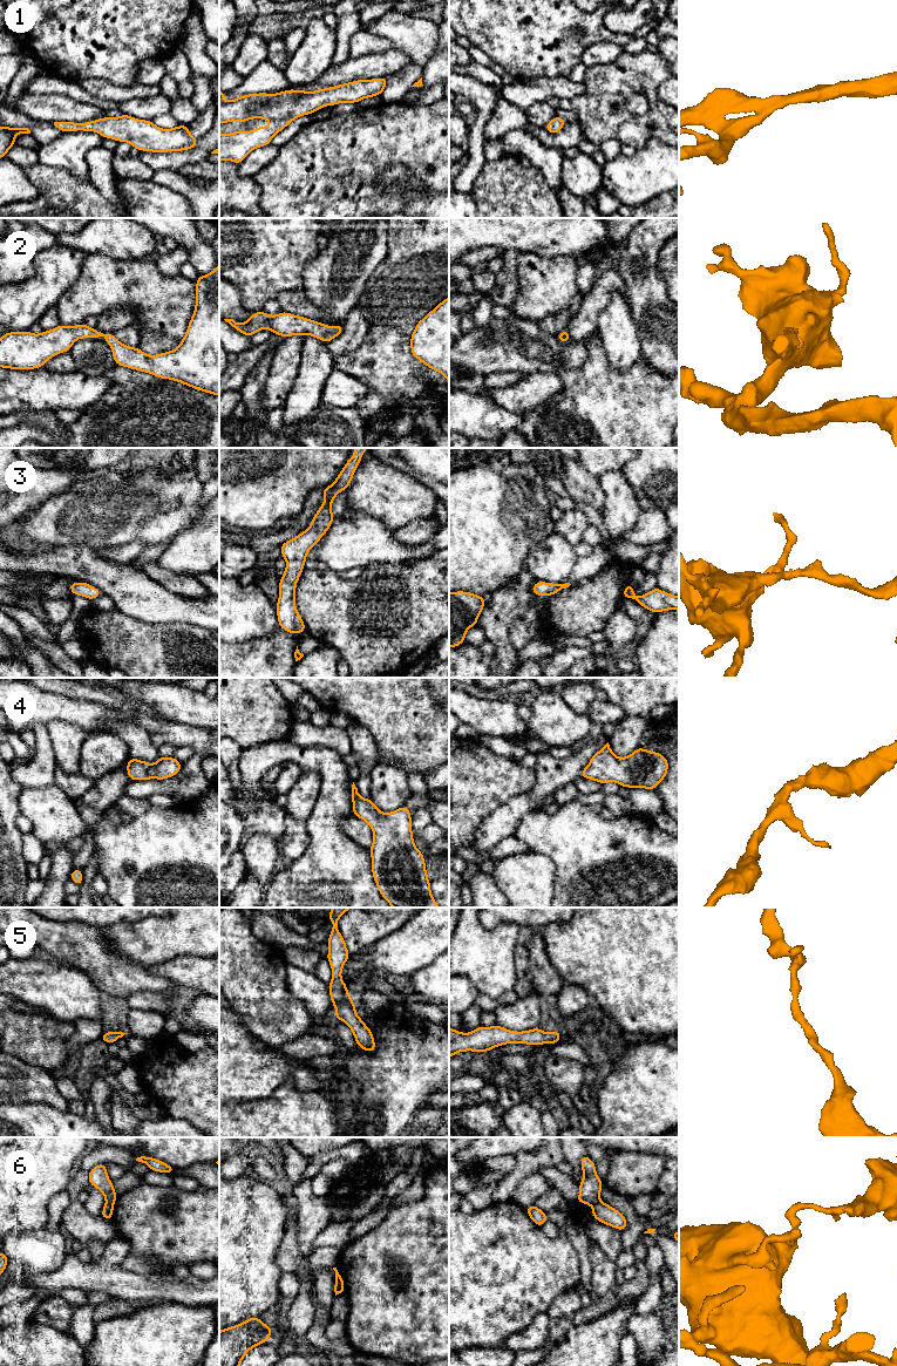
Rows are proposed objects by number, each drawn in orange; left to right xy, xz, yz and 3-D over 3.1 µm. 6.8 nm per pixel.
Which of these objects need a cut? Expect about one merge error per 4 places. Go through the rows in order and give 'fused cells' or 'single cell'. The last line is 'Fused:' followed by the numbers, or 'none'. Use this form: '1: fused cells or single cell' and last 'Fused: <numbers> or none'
1: single cell
2: single cell
3: single cell
4: single cell
5: single cell
6: fused cells
Fused: 6

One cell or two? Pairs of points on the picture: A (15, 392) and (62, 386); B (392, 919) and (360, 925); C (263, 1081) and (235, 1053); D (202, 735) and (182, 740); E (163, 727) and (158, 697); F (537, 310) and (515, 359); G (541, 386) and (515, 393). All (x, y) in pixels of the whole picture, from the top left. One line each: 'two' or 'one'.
A: one
B: one
C: one
D: one
E: two
F: two
G: one

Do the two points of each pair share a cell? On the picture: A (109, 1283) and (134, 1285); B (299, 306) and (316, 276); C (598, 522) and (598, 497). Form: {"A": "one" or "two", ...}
{"A": "one", "B": "two", "C": "two"}

